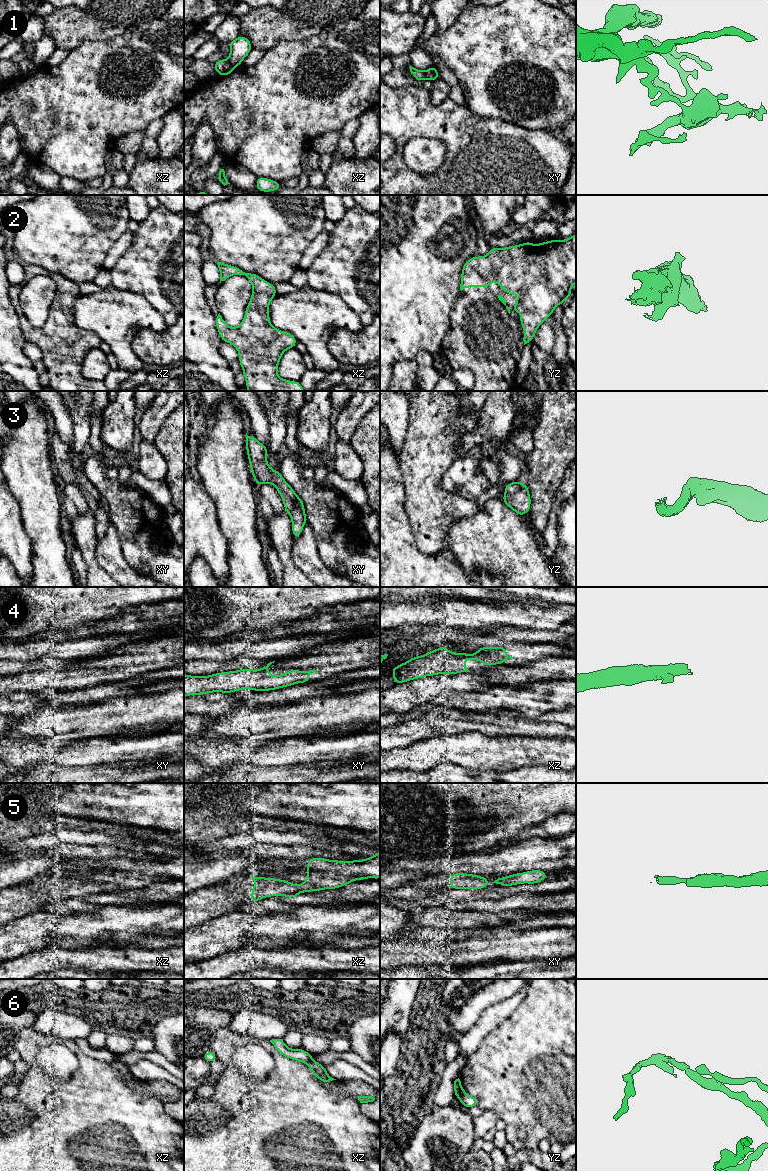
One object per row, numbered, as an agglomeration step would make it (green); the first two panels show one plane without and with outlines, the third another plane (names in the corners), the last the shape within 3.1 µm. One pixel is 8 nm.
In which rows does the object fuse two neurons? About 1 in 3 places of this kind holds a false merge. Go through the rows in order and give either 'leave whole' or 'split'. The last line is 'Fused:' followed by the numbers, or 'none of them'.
1: split
2: leave whole
3: leave whole
4: leave whole
5: leave whole
6: split
Fused: 1, 6

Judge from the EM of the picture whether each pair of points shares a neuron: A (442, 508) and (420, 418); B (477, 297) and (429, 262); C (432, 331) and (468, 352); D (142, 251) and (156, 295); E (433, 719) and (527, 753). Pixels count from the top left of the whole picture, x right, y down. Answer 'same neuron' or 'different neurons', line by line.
A: same neuron
B: different neurons
C: different neurons
D: same neuron
E: different neurons

